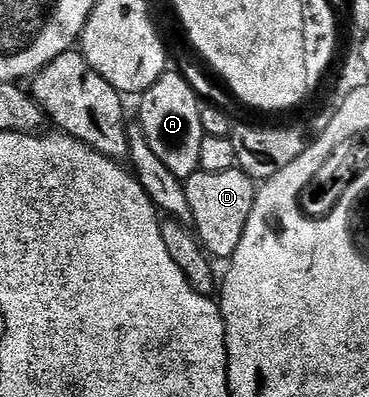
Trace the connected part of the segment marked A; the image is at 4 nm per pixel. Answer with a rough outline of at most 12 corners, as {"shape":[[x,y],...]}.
{"shape":[[174,70],[142,93],[137,124],[177,178],[199,171],[203,104]]}

